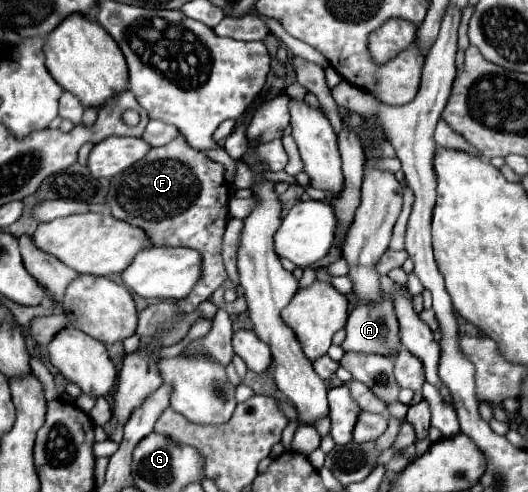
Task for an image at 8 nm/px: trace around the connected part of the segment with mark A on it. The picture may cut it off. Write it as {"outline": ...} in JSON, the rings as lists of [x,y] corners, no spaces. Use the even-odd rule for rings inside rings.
{"outline":[[[385,299],[385,303],[377,307],[355,307],[347,319],[345,331],[347,337],[341,343],[343,351],[389,355],[399,343],[399,323],[391,299]]]}

